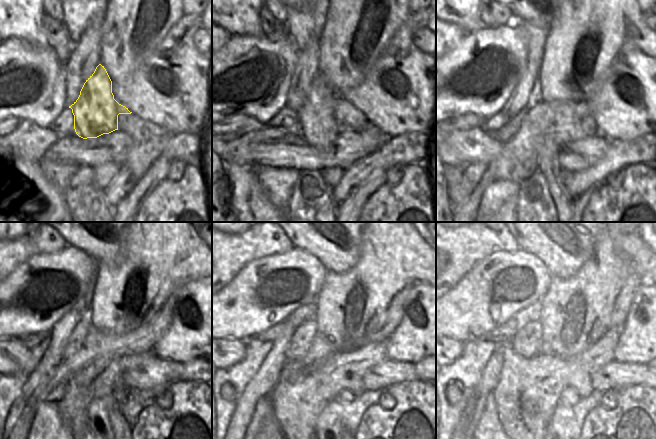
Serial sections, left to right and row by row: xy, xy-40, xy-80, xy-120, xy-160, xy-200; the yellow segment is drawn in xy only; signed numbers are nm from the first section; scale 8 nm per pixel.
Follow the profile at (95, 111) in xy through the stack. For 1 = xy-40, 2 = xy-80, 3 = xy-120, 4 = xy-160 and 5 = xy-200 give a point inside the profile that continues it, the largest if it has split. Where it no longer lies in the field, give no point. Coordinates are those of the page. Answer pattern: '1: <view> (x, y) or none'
1: xy-40 (325, 114)
2: xy-80 (560, 123)
3: xy-120 (104, 347)
4: xy-160 (322, 348)
5: xy-200 (543, 351)

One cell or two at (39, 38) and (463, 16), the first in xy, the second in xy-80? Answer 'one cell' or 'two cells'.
one cell

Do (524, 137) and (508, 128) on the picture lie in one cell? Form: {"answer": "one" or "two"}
{"answer": "two"}

